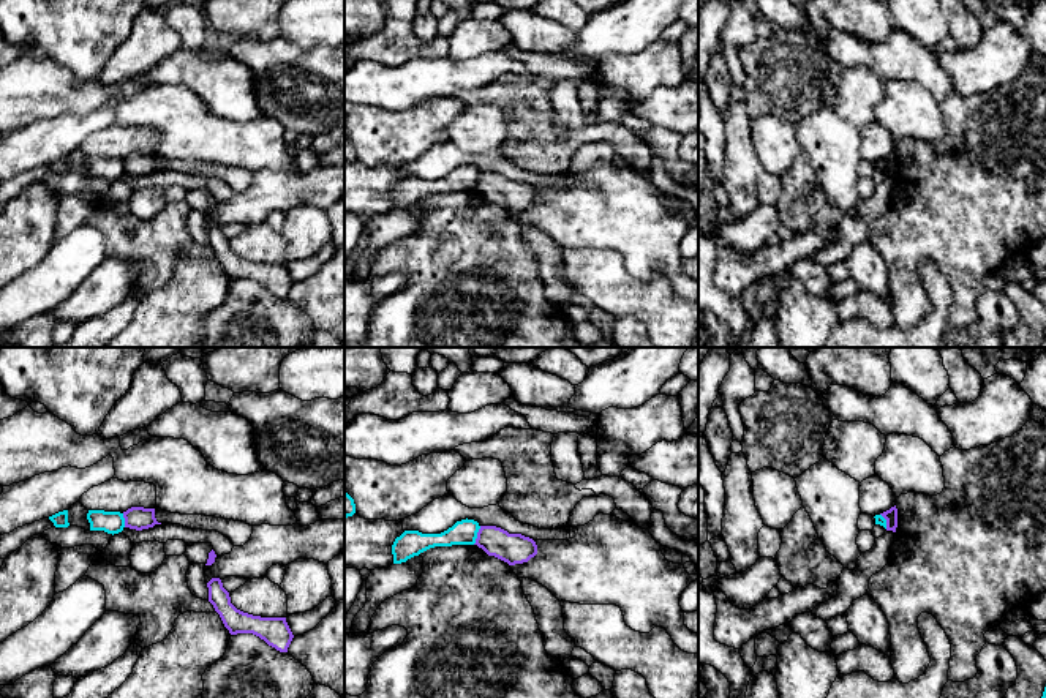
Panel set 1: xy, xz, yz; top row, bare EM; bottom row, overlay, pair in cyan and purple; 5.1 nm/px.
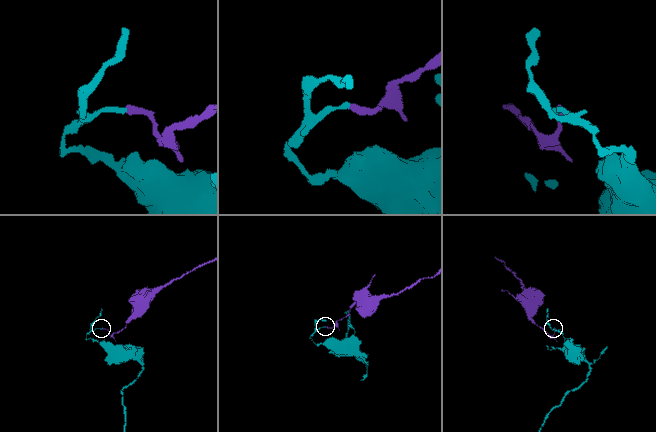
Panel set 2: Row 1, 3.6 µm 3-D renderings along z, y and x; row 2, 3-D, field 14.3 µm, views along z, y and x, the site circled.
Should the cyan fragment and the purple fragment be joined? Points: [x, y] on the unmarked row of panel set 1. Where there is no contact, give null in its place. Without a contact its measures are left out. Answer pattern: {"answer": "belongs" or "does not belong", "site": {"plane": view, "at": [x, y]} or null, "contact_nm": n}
{"answer": "does not belong", "site": {"plane": "xz", "at": [476, 182]}, "contact_nm": 100}

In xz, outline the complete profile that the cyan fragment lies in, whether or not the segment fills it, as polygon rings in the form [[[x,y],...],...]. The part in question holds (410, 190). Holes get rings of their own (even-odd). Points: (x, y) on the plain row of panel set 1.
[[[466,164],[441,180],[404,177],[392,191],[393,210],[406,208],[435,193],[474,191],[479,175],[477,167]]]

